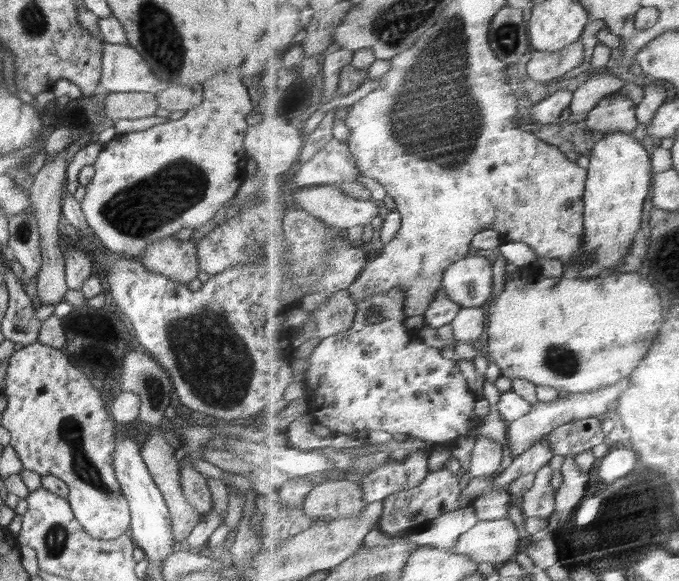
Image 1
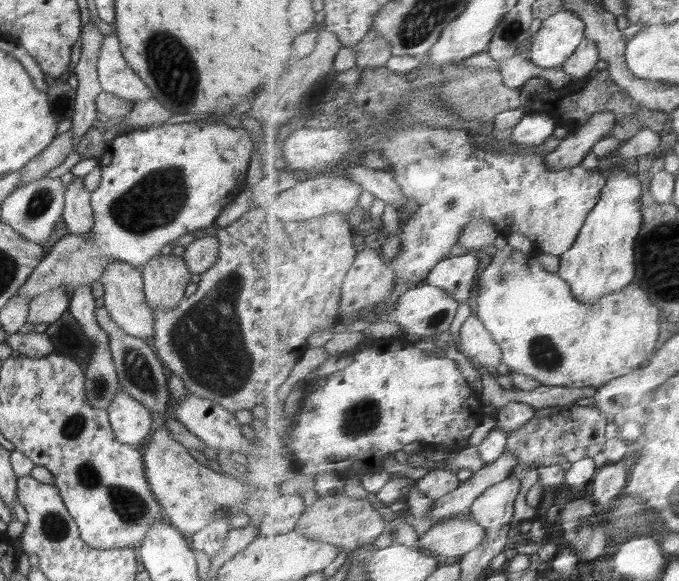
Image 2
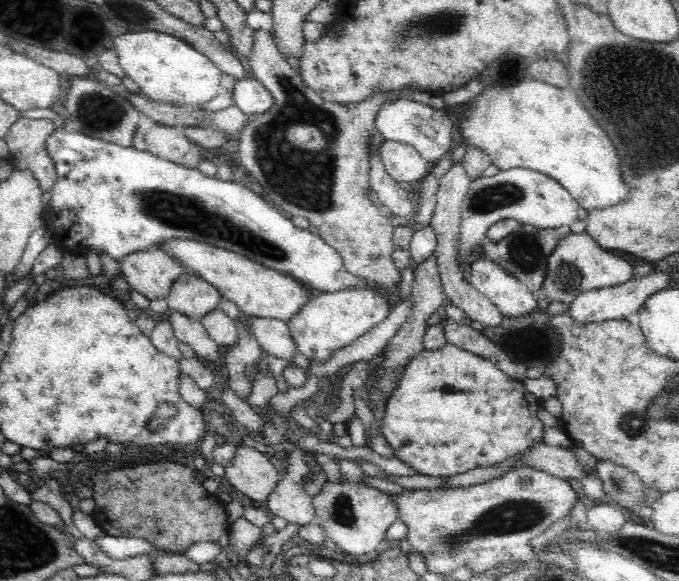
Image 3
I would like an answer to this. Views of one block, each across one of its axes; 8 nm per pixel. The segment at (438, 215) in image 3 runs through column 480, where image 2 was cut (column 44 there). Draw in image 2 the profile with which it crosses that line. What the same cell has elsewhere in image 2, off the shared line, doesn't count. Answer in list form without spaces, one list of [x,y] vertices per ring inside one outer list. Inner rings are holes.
[[[51,289],[38,295],[34,301],[30,302],[27,322],[34,326],[53,324],[65,311],[69,310],[69,302],[68,292],[60,289]]]

